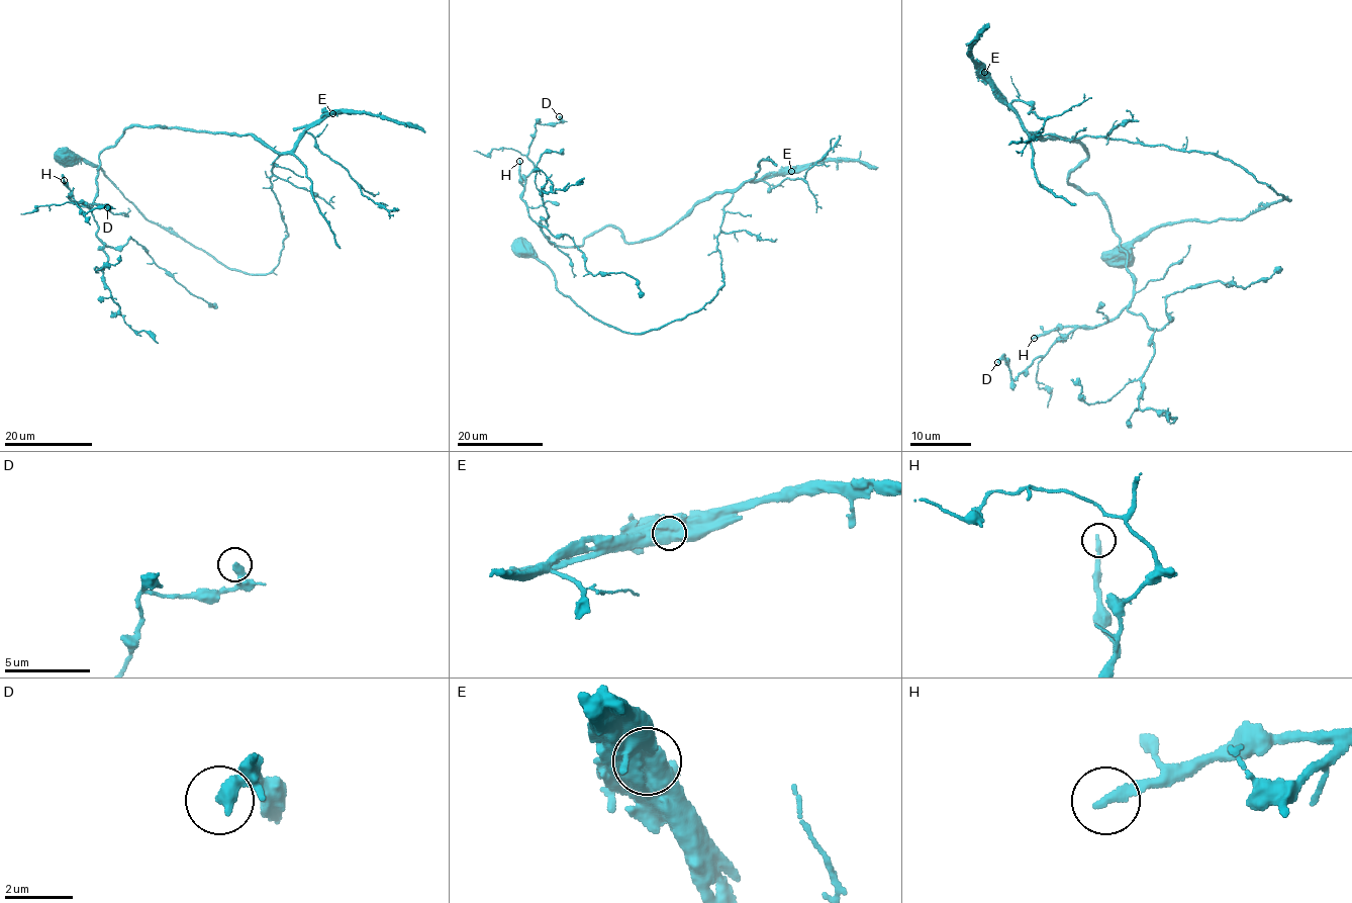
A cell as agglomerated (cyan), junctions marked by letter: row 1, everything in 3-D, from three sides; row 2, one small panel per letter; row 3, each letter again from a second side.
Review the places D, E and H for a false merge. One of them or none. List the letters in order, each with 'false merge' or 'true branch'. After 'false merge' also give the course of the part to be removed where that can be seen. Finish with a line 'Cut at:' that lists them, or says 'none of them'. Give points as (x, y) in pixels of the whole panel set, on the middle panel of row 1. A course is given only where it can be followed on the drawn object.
D: true branch
E: false merge; course (790, 171), (749, 181)
H: true branch
Cut at: E

